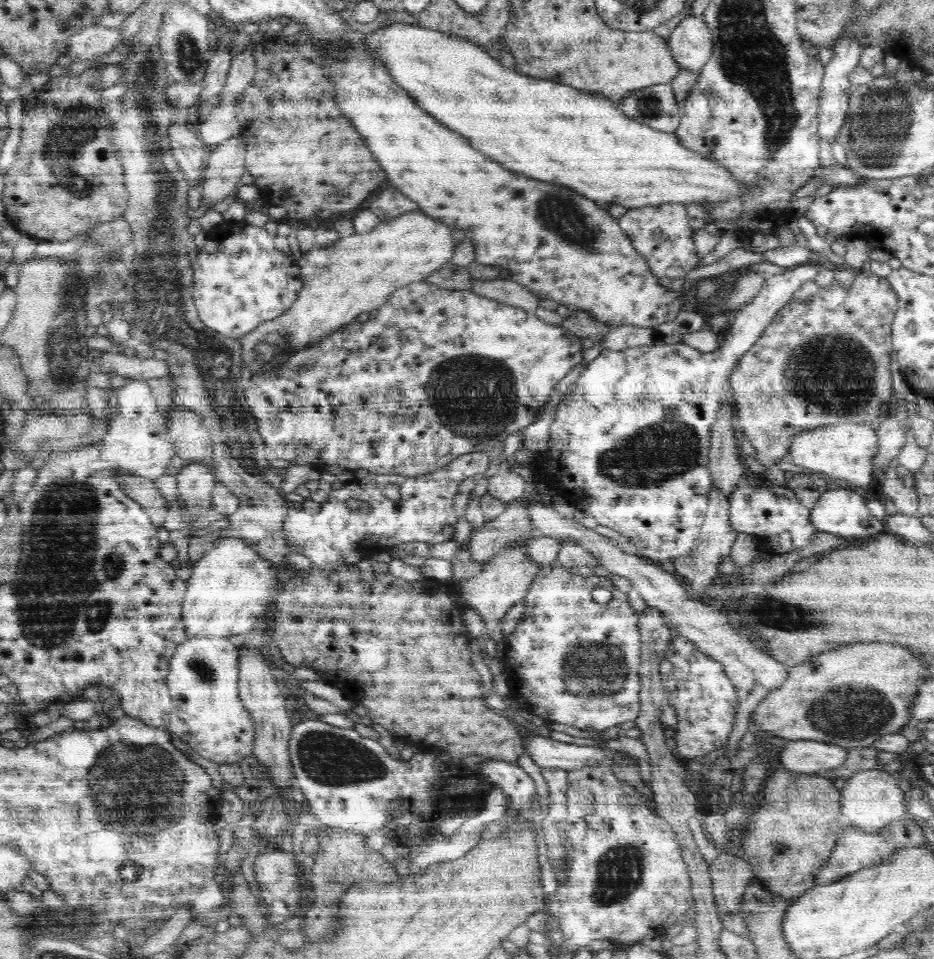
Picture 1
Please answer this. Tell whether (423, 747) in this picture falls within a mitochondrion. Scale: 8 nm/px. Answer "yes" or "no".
no

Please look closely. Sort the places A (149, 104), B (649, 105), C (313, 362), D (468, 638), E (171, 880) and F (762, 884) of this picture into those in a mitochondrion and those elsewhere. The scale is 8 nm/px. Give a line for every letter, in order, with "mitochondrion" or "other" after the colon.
A: mitochondrion
B: mitochondrion
C: mitochondrion
D: other
E: other
F: other

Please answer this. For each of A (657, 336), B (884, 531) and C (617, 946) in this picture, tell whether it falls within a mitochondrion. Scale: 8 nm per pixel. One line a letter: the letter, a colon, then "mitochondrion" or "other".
A: other
B: other
C: other

